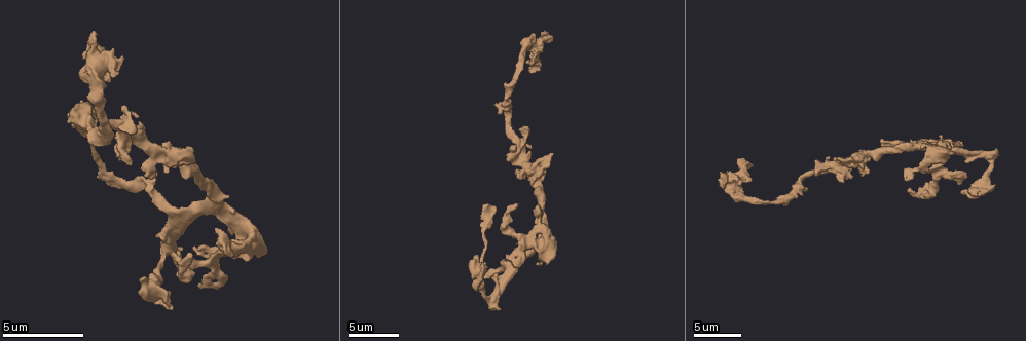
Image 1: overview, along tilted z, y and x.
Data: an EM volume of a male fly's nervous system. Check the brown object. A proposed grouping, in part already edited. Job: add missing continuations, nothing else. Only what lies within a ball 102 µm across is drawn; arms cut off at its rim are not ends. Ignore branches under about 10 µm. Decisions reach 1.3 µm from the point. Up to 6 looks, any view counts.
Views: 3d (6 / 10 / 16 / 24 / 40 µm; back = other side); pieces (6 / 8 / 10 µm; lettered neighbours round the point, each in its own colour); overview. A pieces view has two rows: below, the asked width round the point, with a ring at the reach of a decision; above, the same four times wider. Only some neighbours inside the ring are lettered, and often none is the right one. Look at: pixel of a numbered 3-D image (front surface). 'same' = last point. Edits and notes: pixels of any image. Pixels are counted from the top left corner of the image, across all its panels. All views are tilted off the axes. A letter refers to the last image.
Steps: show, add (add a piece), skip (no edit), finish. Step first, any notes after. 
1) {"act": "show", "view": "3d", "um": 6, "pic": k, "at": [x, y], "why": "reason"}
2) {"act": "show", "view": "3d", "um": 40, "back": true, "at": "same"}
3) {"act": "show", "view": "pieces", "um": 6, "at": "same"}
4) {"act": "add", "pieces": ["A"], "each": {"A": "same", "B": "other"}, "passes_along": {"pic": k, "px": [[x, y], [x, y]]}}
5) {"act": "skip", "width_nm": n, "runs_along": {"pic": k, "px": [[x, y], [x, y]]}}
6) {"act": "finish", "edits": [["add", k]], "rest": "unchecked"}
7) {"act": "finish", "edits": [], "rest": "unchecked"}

{"act": "show", "view": "pieces", "um": 8, "pic": 1, "at": [882, 142], "why": "long arm stops here"}

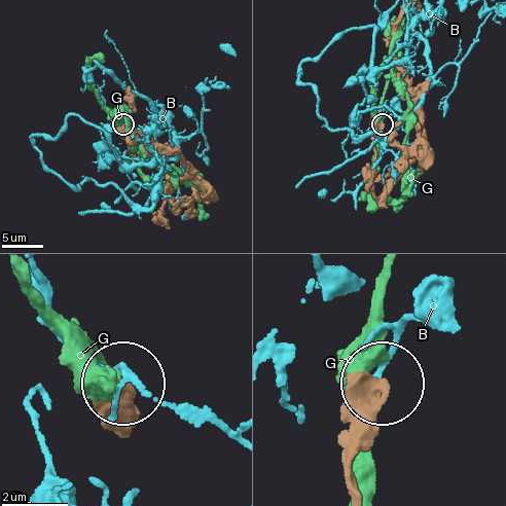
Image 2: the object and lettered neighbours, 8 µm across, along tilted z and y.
{"act": "skip", "width_nm": 360, "each": {"B": "other", "G": "other"}, "found": "none of them fits"}

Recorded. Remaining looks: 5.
{"act": "show", "view": "3d", "um": 10, "pic": 1, "at": [909, 190], "why": "free end"}

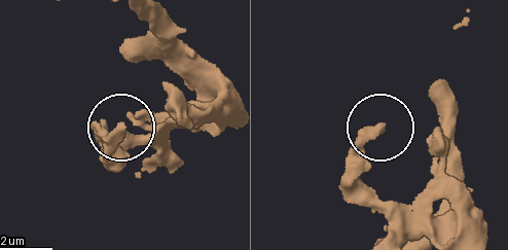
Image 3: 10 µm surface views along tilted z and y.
{"act": "show", "view": "pieces", "um": 6, "pic": 3, "at": [382, 128]}

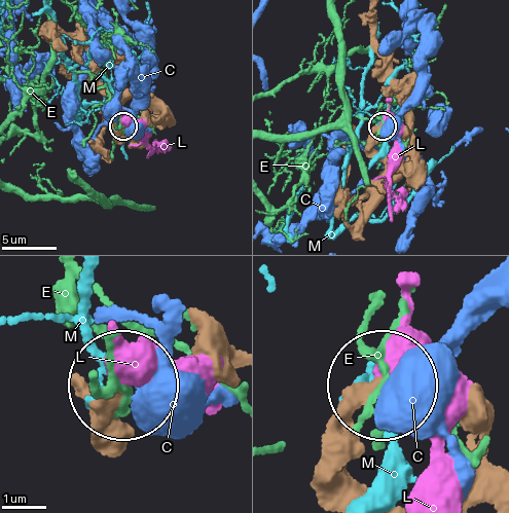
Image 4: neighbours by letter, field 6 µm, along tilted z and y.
{"act": "skip", "each": {"C": "other", "E": "other", "L": "other", "M": "other"}, "found": "none of them fits"}

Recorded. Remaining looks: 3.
{"act": "show", "view": "3d", "um": 10, "pic": 1, "at": [816, 172], "why": "an open end"}

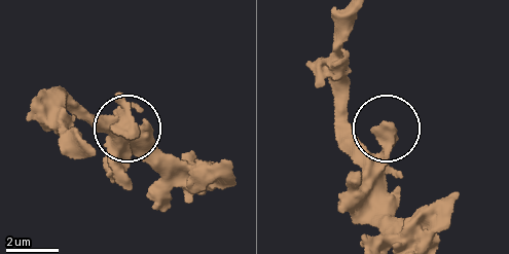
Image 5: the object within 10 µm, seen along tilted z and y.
{"act": "show", "view": "pieces", "um": 8, "pic": 5, "at": [133, 137]}

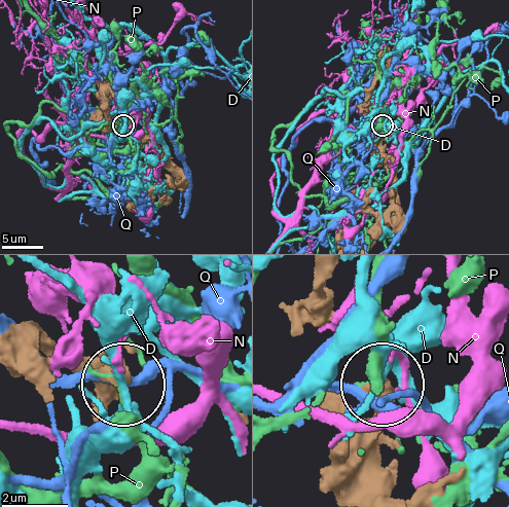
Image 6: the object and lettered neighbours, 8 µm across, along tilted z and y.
{"act": "skip", "each": {"D": "other", "N": "other", "P": "other", "Q": "other"}, "found": "no lettered piece goes on from it"}

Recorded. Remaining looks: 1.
{"act": "finish", "edits": [], "rest": "unchecked"}

